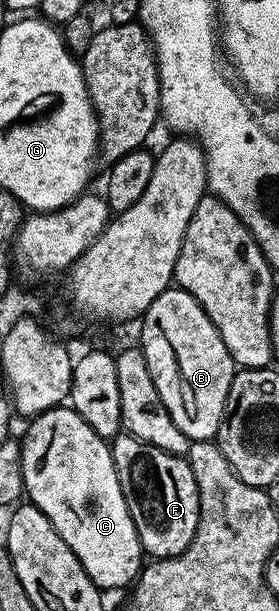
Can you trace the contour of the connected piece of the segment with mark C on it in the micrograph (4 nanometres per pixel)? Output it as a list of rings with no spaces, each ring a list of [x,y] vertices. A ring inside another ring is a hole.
[[[71,406],[46,410],[29,424],[32,425],[22,436],[20,445],[24,496],[35,508],[42,510],[46,518],[50,518],[50,526],[54,526],[62,542],[74,550],[78,562],[82,562],[86,574],[90,574],[97,588],[127,589],[140,575],[146,563],[146,553],[140,545],[134,518],[130,518],[130,510],[118,482],[109,441],[98,435]]]

